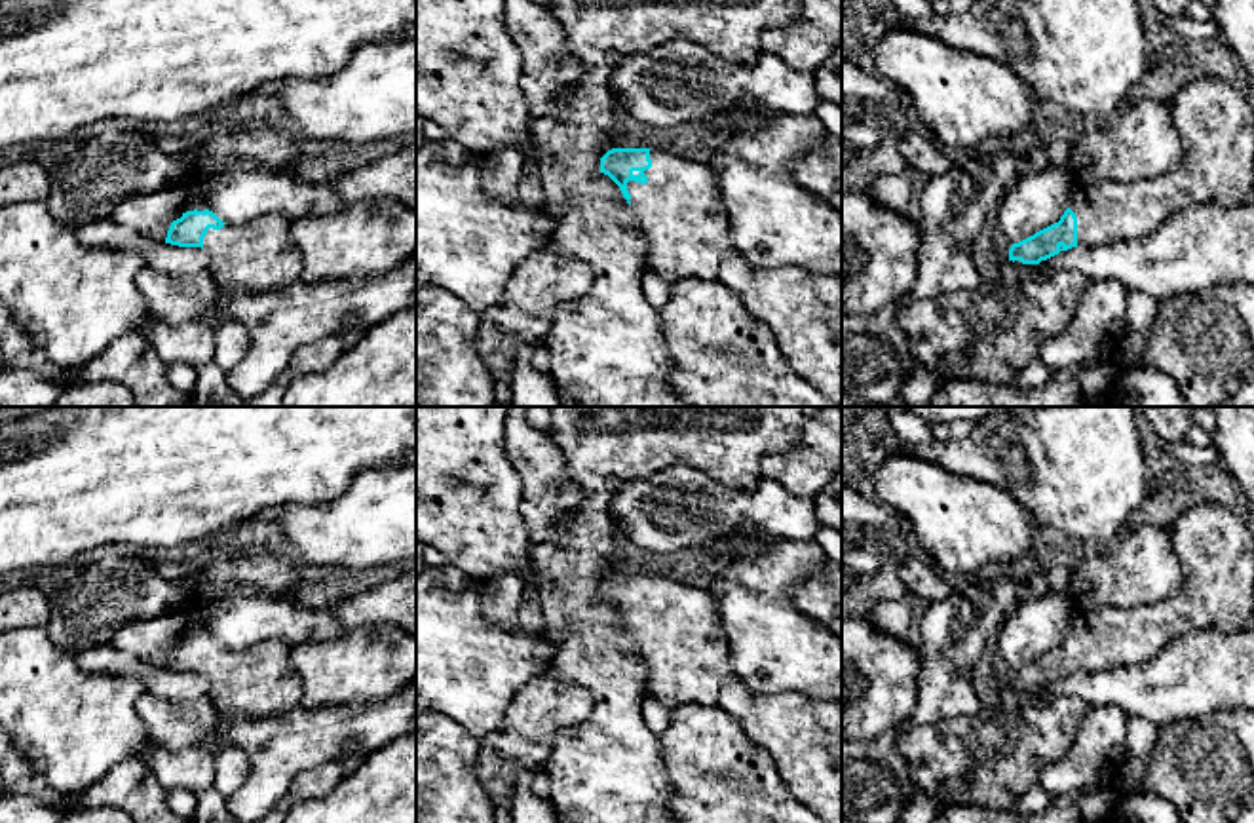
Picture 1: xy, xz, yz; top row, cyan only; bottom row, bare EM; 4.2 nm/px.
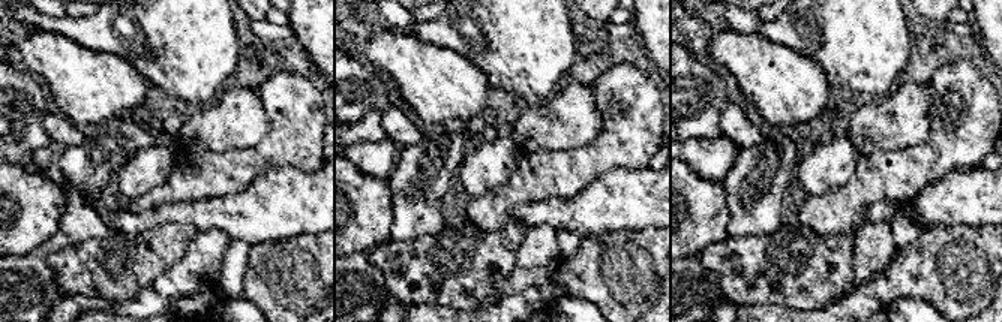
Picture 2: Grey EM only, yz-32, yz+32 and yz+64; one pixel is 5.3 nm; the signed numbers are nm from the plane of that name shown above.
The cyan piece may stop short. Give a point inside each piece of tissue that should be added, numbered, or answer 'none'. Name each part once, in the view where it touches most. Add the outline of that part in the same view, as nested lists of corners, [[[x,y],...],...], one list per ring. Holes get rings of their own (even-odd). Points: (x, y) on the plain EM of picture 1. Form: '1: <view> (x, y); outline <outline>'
1: xz (681, 637); outline [[[665,572],[650,574],[650,585],[652,593],[644,597],[648,608],[627,608],[636,652],[648,667],[646,696],[671,711],[688,703],[718,705],[722,688],[737,679],[712,595]]]

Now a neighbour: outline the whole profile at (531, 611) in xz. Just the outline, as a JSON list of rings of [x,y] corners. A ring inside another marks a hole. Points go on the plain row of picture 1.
[[[534,566],[530,578],[522,580],[522,584],[524,584],[524,591],[519,610],[519,622],[524,629],[536,629],[538,625],[543,623],[543,620],[542,620],[542,604],[538,599],[540,578]]]

